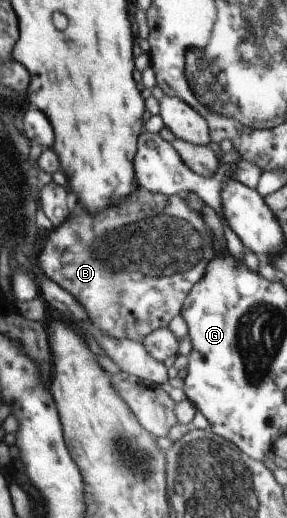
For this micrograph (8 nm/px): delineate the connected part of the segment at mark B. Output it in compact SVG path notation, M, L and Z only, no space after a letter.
M136 186L136 190L124 201L120 201L119 205L112 205L108 210L102 210L92 216L91 213L80 210L78 214L69 217L63 224L54 227L42 252L38 259L39 268L50 278L56 285L59 285L63 290L68 290L68 293L82 306L86 312L89 322L100 331L107 333L111 338L132 340L136 343L143 341L157 329L168 328L170 321L181 314L181 310L192 287L204 276L205 270L215 253L216 248L213 244L213 233L200 212L192 210L186 202L184 195L166 196L162 193L150 193L143 187Z

